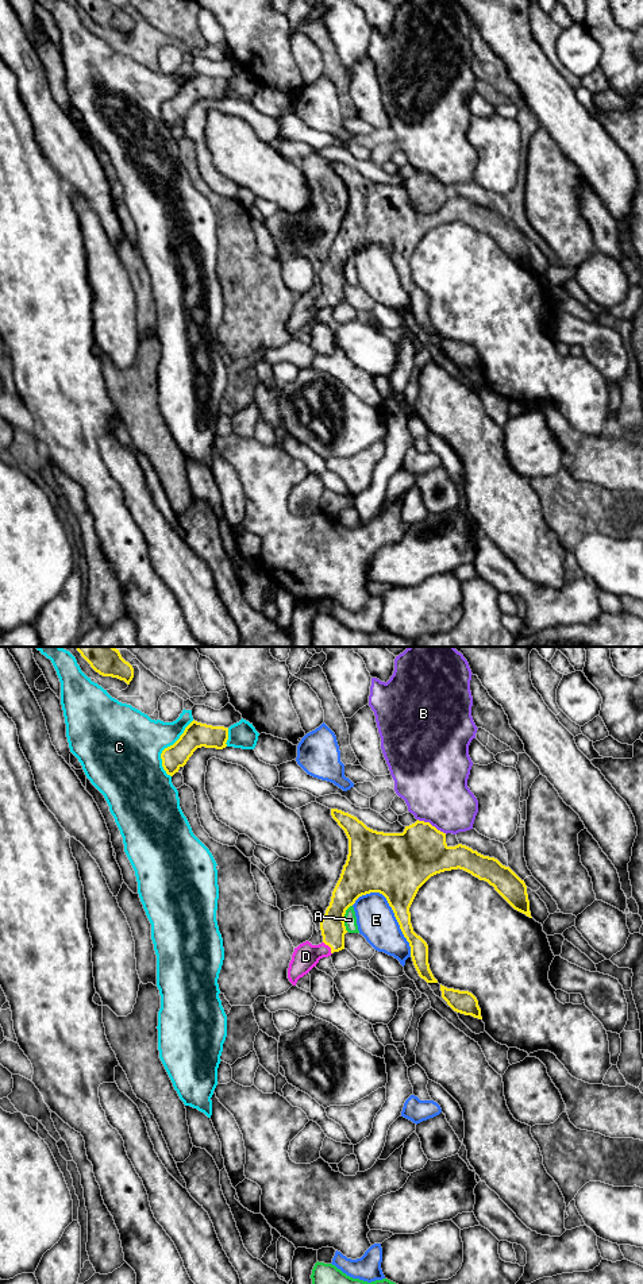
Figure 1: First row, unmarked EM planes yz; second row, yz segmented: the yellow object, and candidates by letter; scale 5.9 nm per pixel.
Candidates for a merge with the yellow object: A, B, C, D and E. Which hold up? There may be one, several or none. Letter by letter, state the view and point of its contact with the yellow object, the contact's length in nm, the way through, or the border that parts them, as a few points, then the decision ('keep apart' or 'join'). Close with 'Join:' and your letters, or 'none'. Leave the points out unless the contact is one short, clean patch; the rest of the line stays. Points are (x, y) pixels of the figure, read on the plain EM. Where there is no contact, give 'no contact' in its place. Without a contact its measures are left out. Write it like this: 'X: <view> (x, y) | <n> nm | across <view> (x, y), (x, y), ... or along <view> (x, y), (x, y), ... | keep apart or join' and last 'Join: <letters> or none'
A: yz (343, 270) | 160 nm | keep apart
B: yz (431, 177) | 200 nm | keep apart
C: yz (168, 99) | 380 nm | keep apart
D: yz (330, 299) | 90 nm | across yz (332, 280), (330, 299), (305, 308) | join
E: yz (395, 266) | 480 nm | keep apart
Join: D

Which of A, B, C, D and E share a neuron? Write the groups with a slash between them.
A / B / C / D / E

